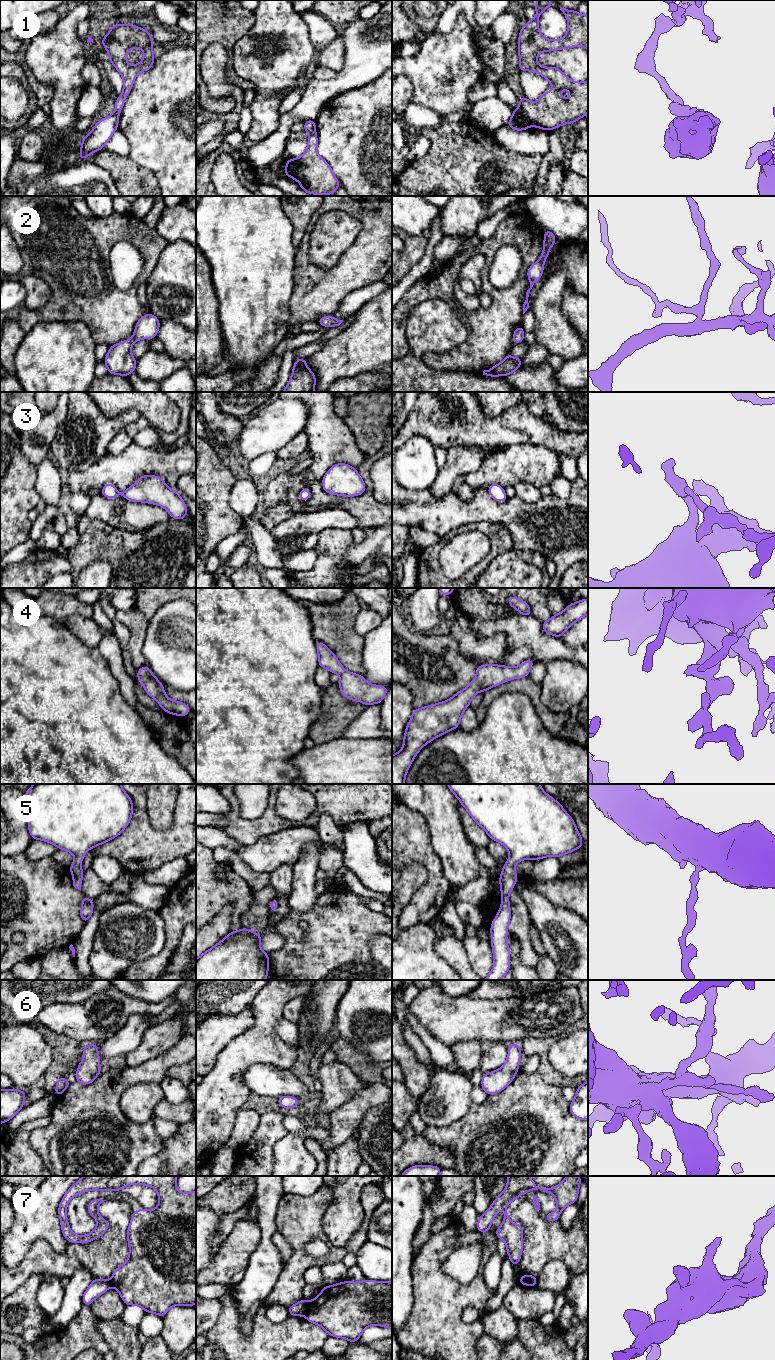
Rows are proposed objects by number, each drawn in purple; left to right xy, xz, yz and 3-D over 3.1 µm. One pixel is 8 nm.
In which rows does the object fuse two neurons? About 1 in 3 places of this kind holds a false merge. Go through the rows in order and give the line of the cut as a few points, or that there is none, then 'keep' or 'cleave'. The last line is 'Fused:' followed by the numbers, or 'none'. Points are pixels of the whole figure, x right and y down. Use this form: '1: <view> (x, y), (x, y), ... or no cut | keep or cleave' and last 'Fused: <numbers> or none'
1: yz (520, 105), (530, 123) | cleave
2: no cut | keep
3: no cut | keep
4: no cut | keep
5: no cut | keep
6: no cut | keep
7: xz (310, 1302), (305, 1315) | cleave
Fused: 1, 7

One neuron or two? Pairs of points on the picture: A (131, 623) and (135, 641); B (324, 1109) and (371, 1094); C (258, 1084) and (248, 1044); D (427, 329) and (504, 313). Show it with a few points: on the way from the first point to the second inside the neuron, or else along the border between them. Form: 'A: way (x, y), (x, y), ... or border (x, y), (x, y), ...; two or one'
A: way (135, 627), (135, 637); one
B: border (362, 1089), (328, 1115); two
C: border (276, 1066), (252, 1064), (243, 1073), (241, 1079); two
D: border (447, 303), (466, 330), (466, 338), (459, 345); two

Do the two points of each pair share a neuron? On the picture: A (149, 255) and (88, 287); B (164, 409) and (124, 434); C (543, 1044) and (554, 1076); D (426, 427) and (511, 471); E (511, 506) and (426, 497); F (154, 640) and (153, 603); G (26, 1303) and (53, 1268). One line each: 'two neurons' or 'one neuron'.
A: one neuron
B: two neurons
C: one neuron
D: two neurons
E: one neuron
F: two neurons
G: two neurons

